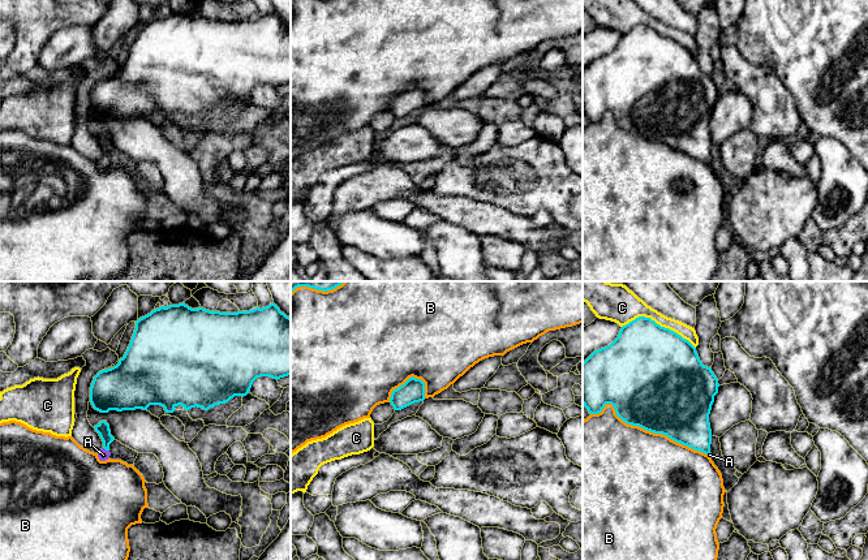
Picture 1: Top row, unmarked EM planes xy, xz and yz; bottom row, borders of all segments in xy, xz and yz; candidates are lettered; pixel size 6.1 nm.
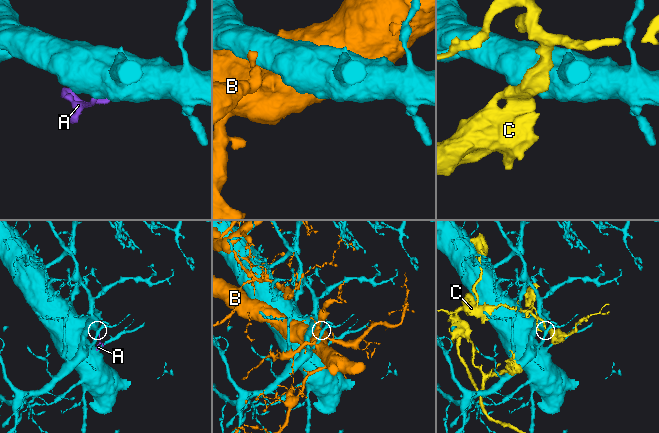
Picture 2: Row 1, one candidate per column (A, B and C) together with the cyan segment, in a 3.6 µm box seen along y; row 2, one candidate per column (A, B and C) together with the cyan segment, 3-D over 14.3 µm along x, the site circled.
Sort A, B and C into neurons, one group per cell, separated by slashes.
A / B / C

